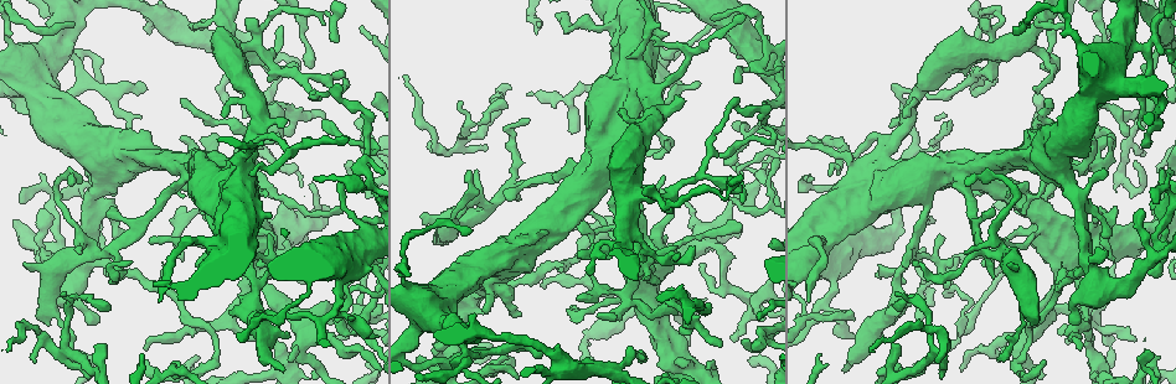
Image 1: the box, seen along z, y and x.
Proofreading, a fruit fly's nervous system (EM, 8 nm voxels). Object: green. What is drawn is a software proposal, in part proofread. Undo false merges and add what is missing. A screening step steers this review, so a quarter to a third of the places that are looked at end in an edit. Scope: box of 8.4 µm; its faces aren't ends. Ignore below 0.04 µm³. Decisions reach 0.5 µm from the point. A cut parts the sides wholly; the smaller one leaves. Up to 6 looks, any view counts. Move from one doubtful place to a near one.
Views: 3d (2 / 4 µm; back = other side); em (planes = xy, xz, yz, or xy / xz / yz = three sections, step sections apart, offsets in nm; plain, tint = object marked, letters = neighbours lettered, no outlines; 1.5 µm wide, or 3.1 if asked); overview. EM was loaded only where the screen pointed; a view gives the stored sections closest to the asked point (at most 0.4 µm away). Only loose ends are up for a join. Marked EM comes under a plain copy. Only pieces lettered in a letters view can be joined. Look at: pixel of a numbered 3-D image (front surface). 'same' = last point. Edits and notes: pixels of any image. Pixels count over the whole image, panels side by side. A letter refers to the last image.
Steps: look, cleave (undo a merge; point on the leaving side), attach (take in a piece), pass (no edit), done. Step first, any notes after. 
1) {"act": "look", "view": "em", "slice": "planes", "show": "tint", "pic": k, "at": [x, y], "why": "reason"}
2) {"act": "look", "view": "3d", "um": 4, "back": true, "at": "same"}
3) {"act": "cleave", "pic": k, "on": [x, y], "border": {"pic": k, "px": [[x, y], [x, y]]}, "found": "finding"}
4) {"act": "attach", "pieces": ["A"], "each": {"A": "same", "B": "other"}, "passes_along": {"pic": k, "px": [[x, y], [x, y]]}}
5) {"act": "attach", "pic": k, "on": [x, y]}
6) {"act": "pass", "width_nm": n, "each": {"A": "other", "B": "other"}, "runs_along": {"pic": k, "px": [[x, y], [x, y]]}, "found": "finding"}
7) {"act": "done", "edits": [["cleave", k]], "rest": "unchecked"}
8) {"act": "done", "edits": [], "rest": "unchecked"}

{"act": "look", "view": "em", "slice": "planes", "show": "letters", "pic": 1, "at": [263, 194], "why": "thin end"}

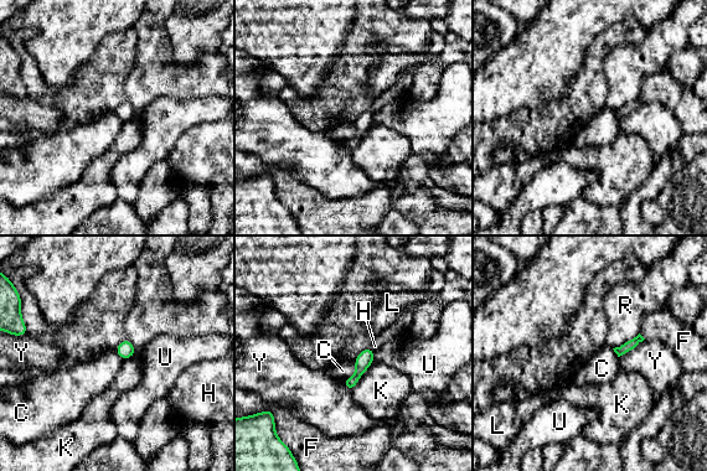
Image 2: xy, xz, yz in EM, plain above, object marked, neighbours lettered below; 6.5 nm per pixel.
{"act": "pass", "each": {"C": "other", "F": "other", "H": "other", "K": "other", "L": "other", "R": "other", "U": "other", "Y": "other"}, "border": {"pic": 2, "px": [[355, 361], [355, 372], [342, 381]]}, "found": "none of them fits"}

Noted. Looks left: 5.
{"act": "look", "view": "3d", "um": 2, "back": true, "pic": 1, "at": [729, 178], "why": "an open end"}

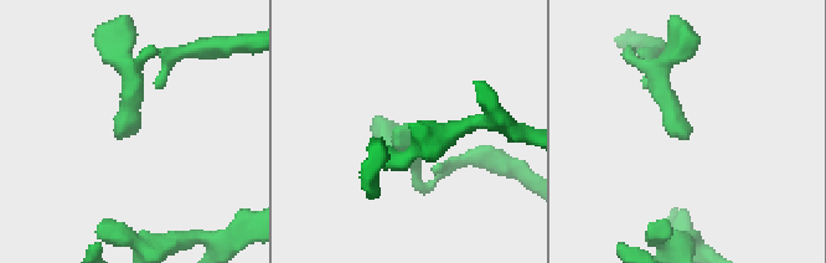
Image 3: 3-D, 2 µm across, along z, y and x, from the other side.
{"act": "look", "view": "em", "slice": "xy", "step": 4, "show": "letters", "pic": 3, "at": [684, 137], "why": "need the tissue"}

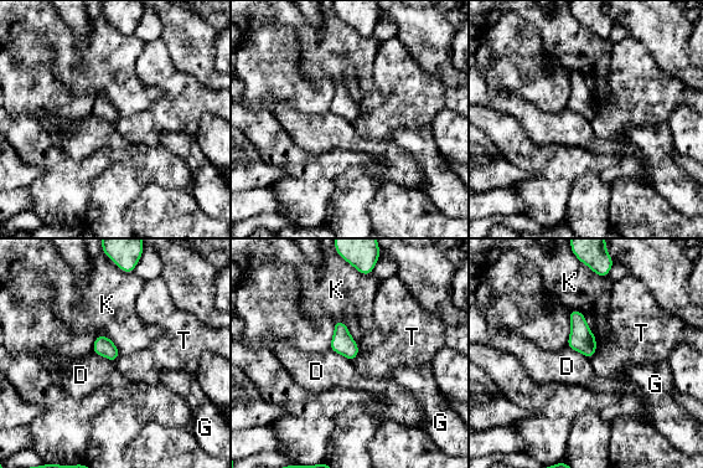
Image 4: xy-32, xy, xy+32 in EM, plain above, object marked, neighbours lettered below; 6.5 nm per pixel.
{"act": "pass", "each": {"D": "other", "G": "other", "K": "other", "T": "other"}, "border": {"pic": 4, "px": [[567, 345], [589, 359]]}, "found": "no lettered piece goes on from it"}

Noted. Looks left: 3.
{"act": "look", "view": "3d", "um": 2, "pic": 1, "at": [540, 284]}

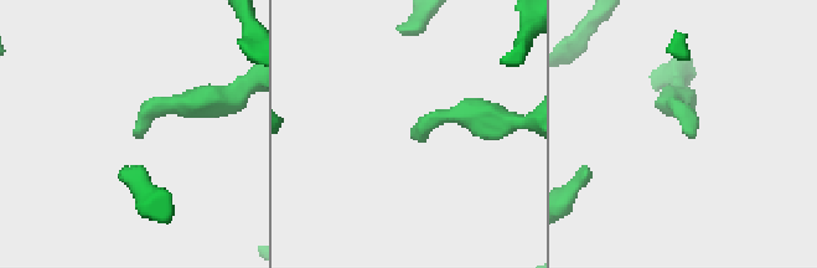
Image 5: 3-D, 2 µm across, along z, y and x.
{"act": "look", "view": "em", "slice": "planes", "show": "letters", "pic": 5, "at": [413, 134]}

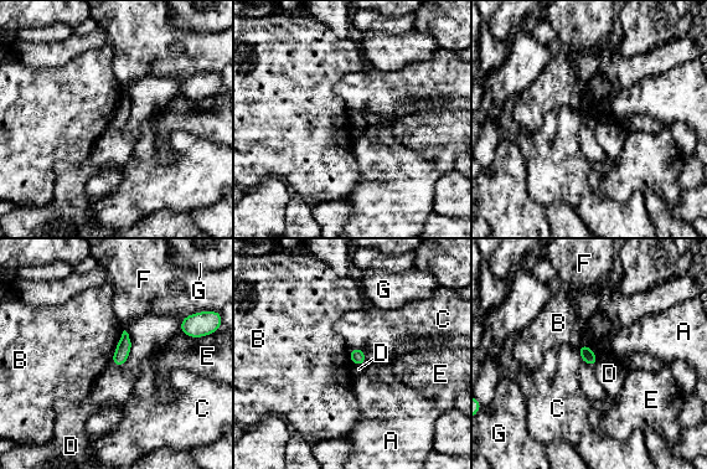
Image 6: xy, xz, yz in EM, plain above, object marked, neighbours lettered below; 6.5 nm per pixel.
{"act": "pass", "longest_contact_nm": ["B", 240], "each": {"A": "other", "B": "other", "C": "other", "D": "other", "E": "other", "F": "other", "G": "other"}, "border": {"pic": 6, "px": [[124, 330], [111, 362]]}, "found": "no lettered piece goes on from it"}

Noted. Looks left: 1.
{"act": "done", "edits": [], "rest": "unchecked"}

